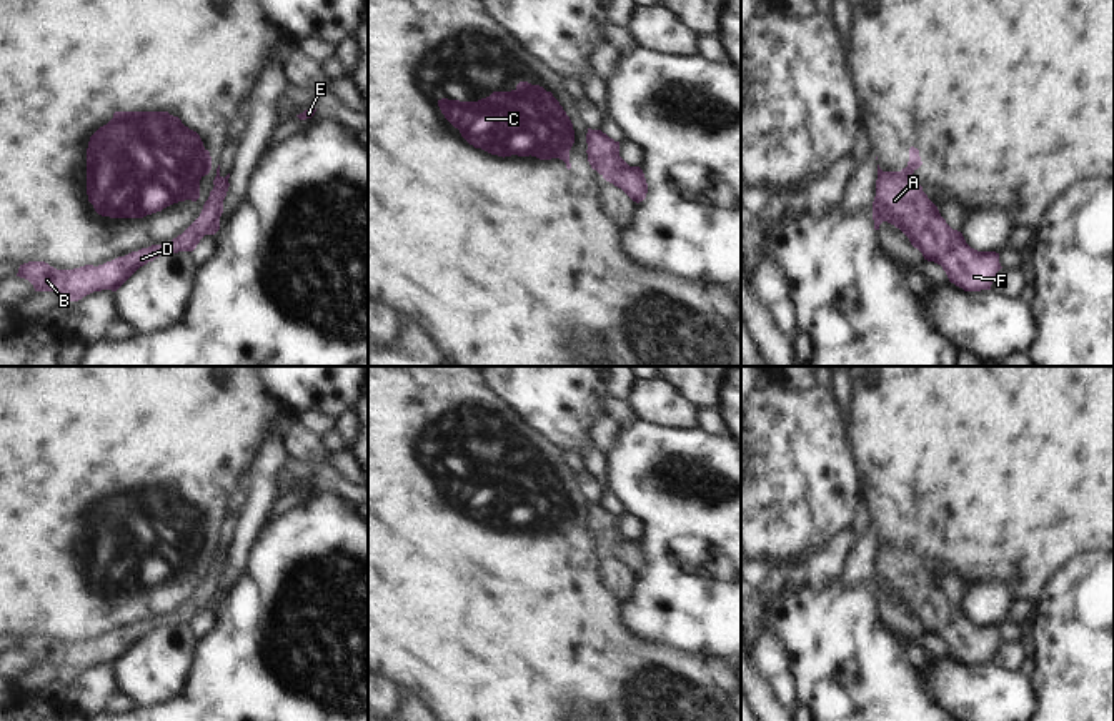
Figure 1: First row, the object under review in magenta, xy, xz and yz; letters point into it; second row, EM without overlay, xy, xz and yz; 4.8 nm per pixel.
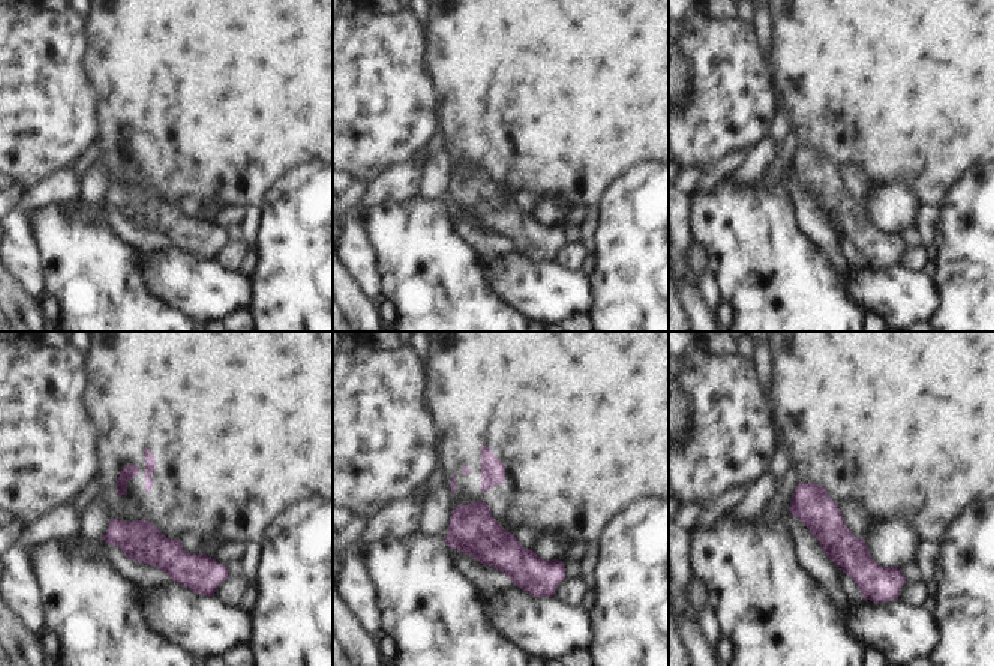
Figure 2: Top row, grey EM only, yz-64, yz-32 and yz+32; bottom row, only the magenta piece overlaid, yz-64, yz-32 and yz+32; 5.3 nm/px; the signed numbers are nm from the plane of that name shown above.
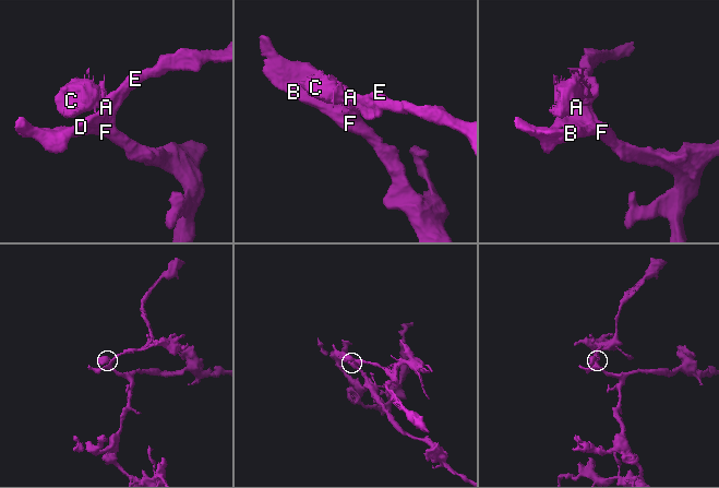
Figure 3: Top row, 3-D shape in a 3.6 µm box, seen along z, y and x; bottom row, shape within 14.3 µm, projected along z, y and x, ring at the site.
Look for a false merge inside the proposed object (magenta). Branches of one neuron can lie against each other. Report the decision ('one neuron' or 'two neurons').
two neurons

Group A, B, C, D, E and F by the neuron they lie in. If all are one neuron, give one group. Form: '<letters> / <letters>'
A B D E F / C

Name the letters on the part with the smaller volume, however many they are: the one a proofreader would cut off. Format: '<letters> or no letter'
C

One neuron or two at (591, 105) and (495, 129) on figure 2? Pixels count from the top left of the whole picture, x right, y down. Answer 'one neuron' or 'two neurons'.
one neuron

